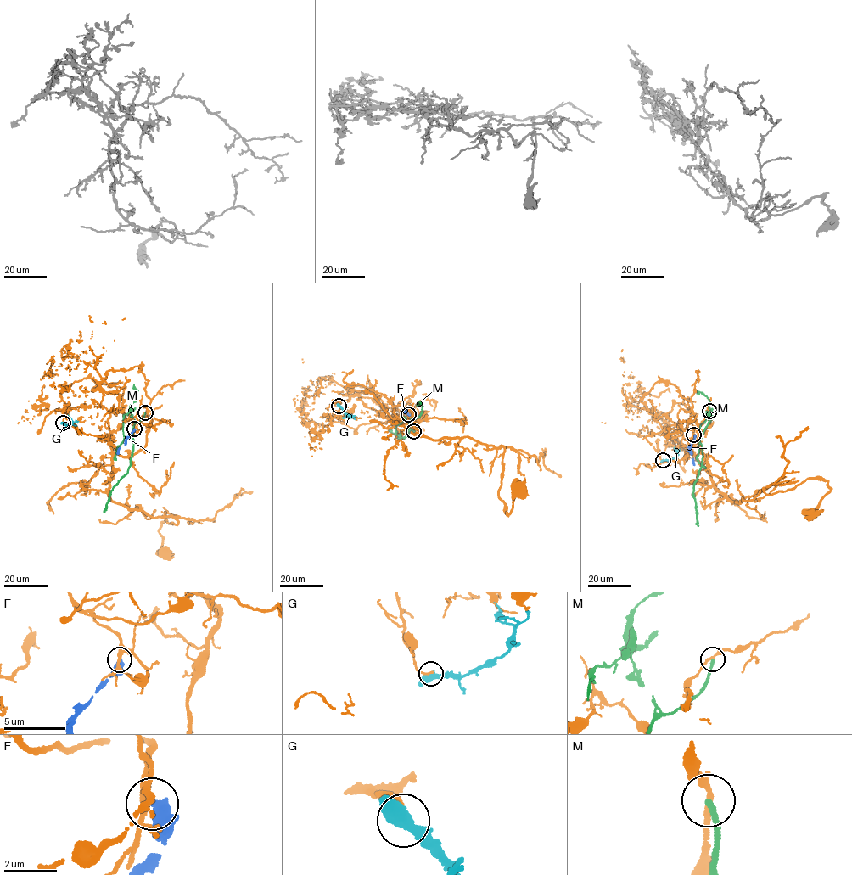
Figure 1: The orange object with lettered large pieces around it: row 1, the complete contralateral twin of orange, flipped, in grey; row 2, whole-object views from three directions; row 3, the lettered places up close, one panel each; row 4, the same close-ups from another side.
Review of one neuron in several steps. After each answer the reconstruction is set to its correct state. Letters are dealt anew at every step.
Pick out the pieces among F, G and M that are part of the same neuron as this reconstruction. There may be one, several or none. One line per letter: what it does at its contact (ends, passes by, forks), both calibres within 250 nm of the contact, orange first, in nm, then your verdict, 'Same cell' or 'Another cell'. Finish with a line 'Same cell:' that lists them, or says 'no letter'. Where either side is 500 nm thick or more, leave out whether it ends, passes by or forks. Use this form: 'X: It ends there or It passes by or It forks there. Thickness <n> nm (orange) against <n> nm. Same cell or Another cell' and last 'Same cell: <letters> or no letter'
F: Thickness 240 nm (orange) against 550 nm. Another cell
G: It passes by. Thickness 180 nm (orange) against 440 nm. Another cell
M: It ends there. Thickness 180 nm (orange) against 200 nm. Another cell
Same cell: no letter

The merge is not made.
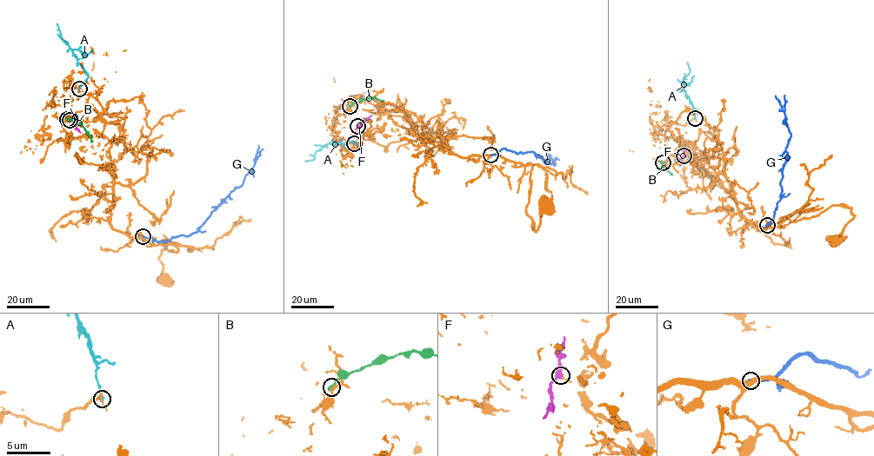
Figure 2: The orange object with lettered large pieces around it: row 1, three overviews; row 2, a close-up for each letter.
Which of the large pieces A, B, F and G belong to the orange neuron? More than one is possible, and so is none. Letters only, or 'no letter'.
G

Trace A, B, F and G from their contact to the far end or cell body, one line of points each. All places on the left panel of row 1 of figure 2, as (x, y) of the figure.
A: (79, 89), (88, 76), (72, 49), (60, 37), (56, 23)
B: (67, 119), (83, 126), (91, 142)
F: (70, 120), (80, 132)
G: (143, 237), (168, 241), (172, 237), (195, 233), (221, 201), (242, 185), (263, 149)

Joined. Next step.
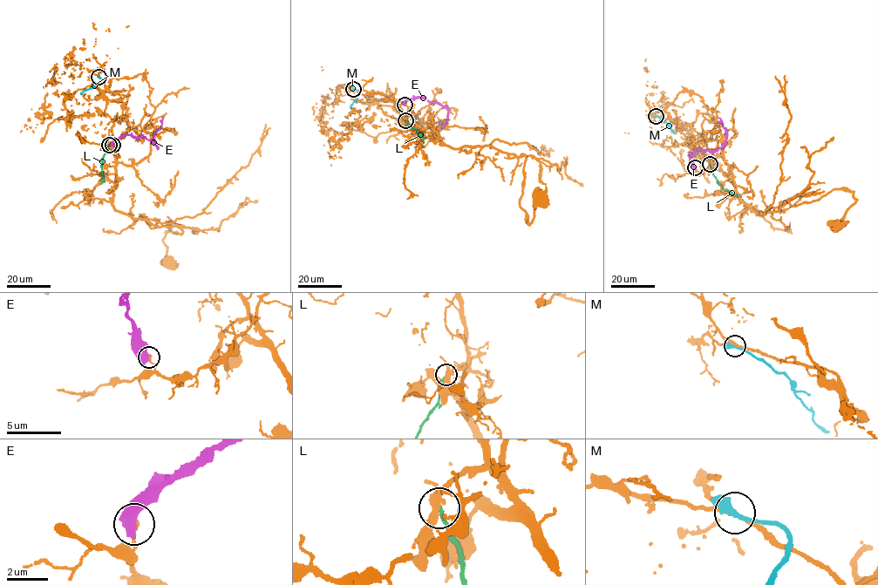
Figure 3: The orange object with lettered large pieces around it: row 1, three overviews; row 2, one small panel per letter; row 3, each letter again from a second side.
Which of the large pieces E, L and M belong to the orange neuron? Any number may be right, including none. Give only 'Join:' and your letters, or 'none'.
Join: none

